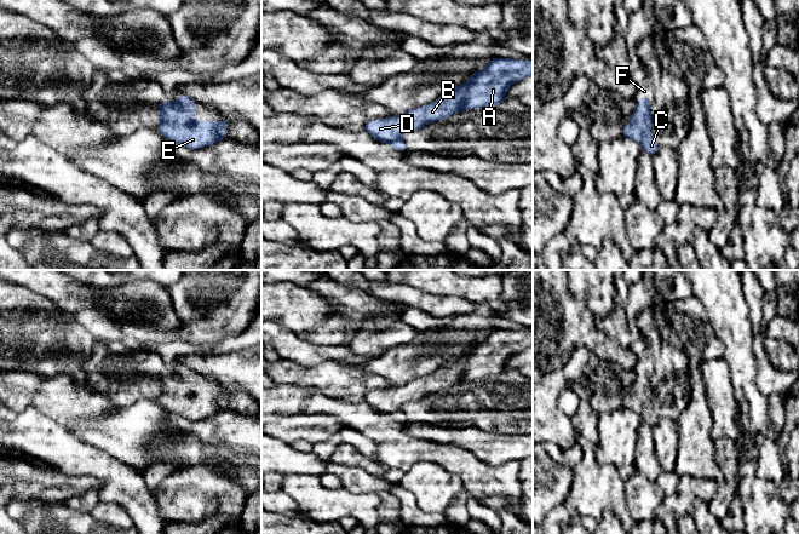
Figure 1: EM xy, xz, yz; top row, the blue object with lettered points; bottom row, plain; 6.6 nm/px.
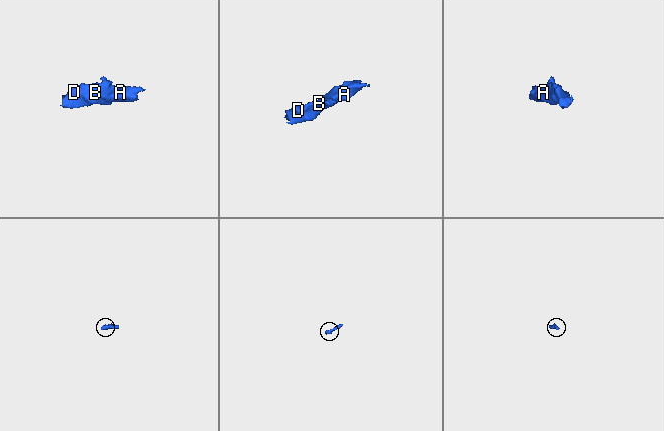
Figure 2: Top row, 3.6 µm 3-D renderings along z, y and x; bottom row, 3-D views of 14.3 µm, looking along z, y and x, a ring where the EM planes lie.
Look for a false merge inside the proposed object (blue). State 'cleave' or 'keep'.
keep

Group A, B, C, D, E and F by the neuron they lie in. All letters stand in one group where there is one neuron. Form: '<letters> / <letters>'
A B C D E F

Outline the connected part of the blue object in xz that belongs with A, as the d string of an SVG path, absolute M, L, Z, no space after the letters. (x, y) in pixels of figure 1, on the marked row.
M492 58L483 70L470 74L469 81L442 94L437 101L383 120L370 120L364 132L380 143L407 153L403 134L423 126L447 119L461 110L500 105L508 87L533 75L533 62L513 58Z

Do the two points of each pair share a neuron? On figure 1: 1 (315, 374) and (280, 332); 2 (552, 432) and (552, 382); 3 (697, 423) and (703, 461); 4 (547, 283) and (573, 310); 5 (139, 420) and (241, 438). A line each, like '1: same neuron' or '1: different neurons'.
1: different neurons
2: same neuron
3: same neuron
4: same neuron
5: different neurons

